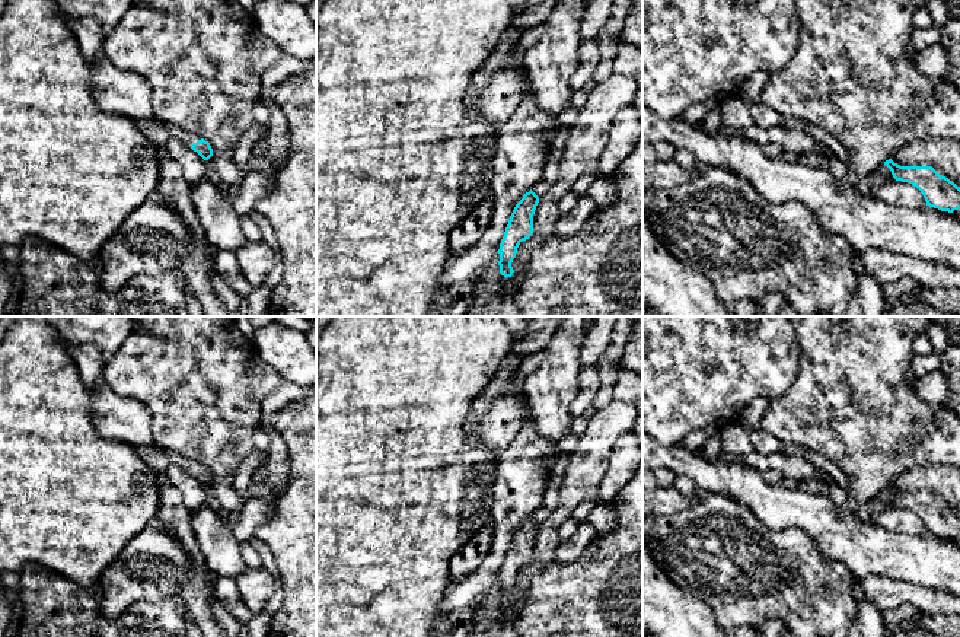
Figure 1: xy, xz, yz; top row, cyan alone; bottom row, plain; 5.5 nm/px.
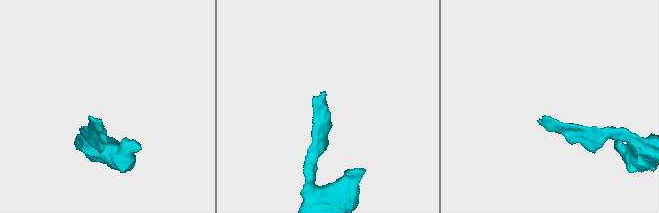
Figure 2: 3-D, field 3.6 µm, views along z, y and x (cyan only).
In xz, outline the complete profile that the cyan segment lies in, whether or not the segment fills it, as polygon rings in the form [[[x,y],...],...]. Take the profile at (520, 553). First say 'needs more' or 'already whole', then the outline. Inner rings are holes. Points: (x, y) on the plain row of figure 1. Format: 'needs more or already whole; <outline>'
already whole; [[[530,516],[523,522],[523,525],[516,531],[508,551],[505,554],[504,563],[500,570],[500,601],[504,603],[511,603],[514,596],[511,593],[516,585],[519,571],[529,566],[533,560],[533,541],[539,523]]]

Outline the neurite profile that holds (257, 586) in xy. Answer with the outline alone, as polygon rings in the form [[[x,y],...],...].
[[[264,567],[246,570],[236,579],[236,583],[243,603],[253,615],[264,611],[265,603],[278,587],[277,580]]]

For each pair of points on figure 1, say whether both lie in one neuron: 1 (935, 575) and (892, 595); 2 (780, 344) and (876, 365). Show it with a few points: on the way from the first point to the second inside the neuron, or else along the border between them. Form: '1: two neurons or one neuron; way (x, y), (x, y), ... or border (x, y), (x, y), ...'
1: two neurons; border (883, 576), (944, 591)
2: two neurons; border (793, 331), (799, 344), (799, 373), (794, 382)

